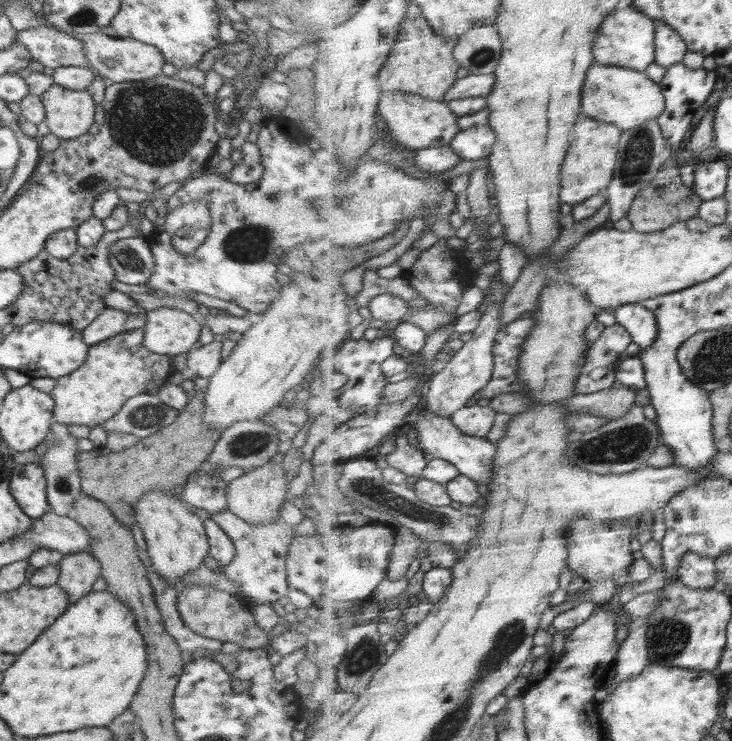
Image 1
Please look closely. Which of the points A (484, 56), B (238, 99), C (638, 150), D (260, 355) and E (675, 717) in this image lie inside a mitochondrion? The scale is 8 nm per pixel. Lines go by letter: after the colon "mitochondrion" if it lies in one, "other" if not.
A: mitochondrion
B: other
C: mitochondrion
D: other
E: other

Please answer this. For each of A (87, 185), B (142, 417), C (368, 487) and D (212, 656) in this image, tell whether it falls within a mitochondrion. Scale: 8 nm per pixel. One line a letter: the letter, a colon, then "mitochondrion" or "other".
A: mitochondrion
B: mitochondrion
C: mitochondrion
D: other

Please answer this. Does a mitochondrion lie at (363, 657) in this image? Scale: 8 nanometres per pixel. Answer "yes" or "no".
yes

